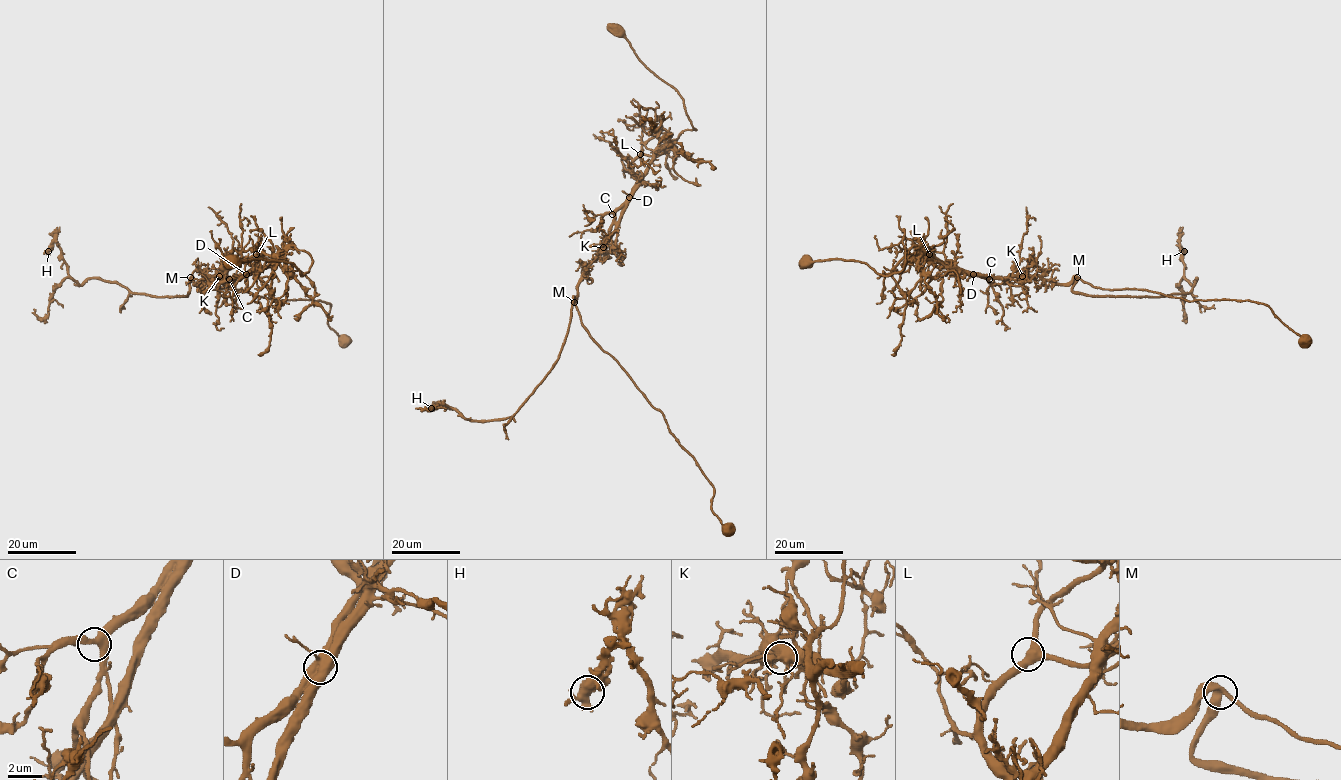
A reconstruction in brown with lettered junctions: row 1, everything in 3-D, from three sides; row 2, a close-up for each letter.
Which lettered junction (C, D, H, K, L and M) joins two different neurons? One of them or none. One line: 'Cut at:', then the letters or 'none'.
Cut at: D

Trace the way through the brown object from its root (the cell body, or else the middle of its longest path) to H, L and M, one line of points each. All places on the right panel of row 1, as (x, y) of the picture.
H: (806, 262), (856, 260), (888, 276), (918, 245), (958, 271), (1166, 296), (1196, 282), (1178, 242), (1184, 251)
L: (806, 262), (856, 260), (888, 276), (902, 269), (905, 251), (914, 245), (931, 259), (929, 254)
M: (806, 262), (856, 260), (888, 276), (918, 245), (958, 271), (1058, 284), (1077, 277)

